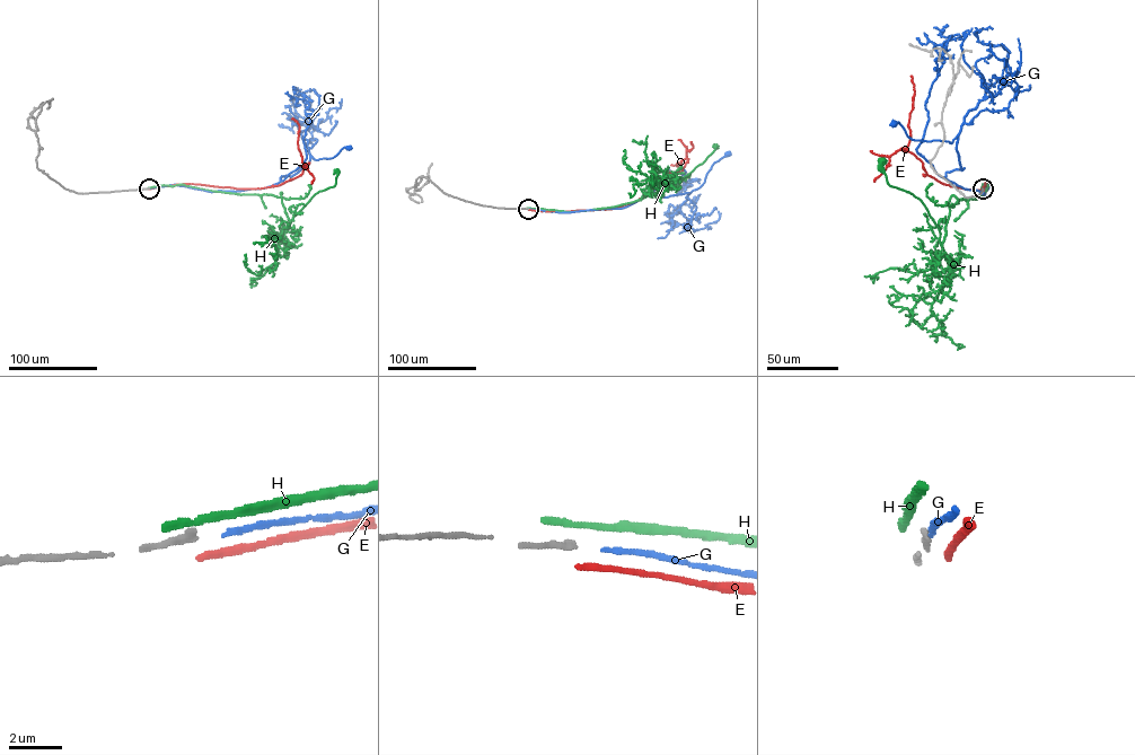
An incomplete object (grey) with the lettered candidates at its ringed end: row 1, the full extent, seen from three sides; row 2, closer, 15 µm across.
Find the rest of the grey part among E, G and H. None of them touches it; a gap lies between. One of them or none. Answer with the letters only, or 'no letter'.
G

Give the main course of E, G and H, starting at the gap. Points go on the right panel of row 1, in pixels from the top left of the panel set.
E: (983, 190), (987, 182), (979, 190), (944, 184), (900, 149), (911, 134), (911, 76)
G: (983, 189), (987, 183), (984, 195), (946, 178), (964, 168), (958, 135), (951, 143), (913, 140), (894, 124)
H: (982, 189), (977, 199), (956, 203), (950, 198), (941, 246), (923, 203), (889, 185), (881, 161)

